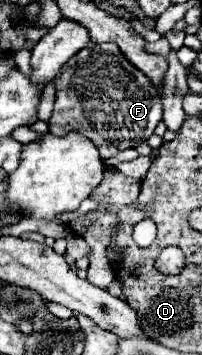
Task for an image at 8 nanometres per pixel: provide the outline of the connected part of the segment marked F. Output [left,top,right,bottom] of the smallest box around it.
[48,43,162,159]

